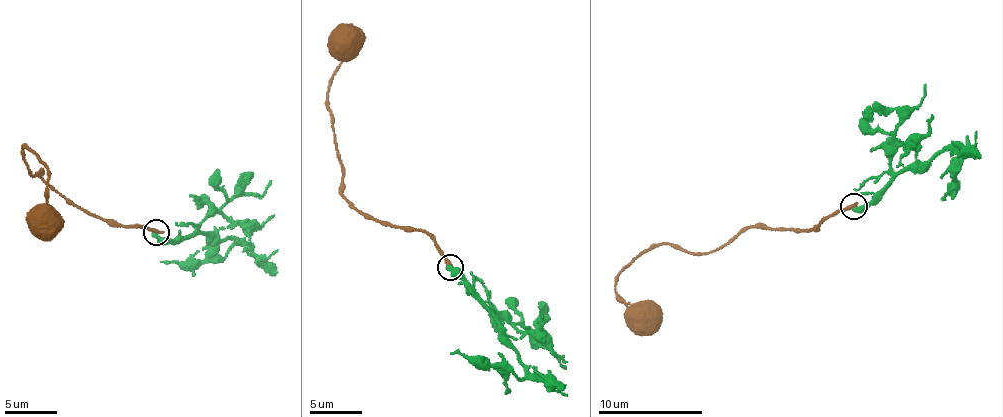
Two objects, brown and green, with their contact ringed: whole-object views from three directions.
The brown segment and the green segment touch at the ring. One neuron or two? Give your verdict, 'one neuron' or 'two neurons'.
two neurons

